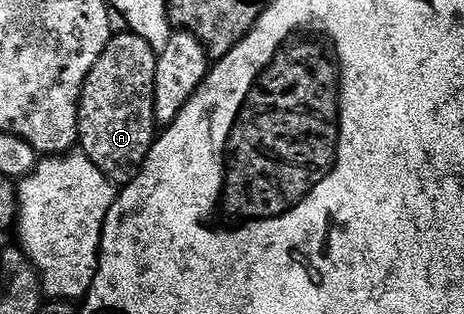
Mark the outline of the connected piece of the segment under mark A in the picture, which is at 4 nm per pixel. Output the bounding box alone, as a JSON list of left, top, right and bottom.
[79,33,157,187]

